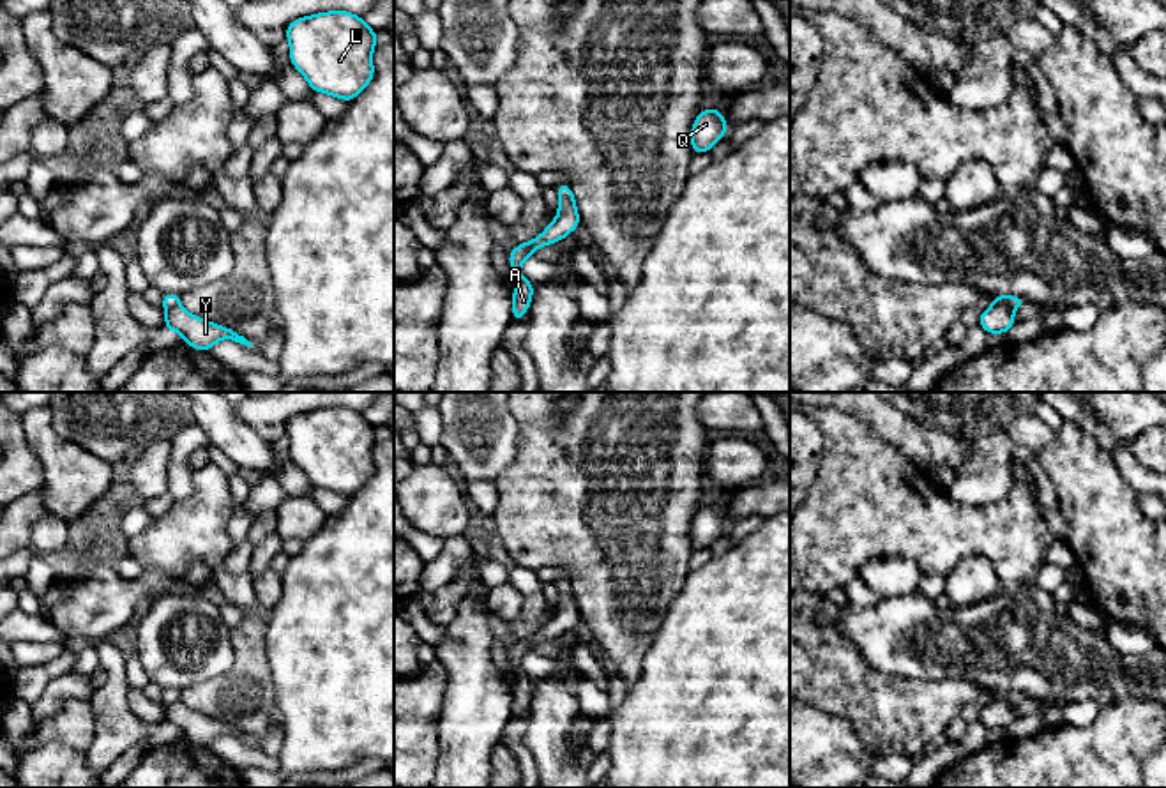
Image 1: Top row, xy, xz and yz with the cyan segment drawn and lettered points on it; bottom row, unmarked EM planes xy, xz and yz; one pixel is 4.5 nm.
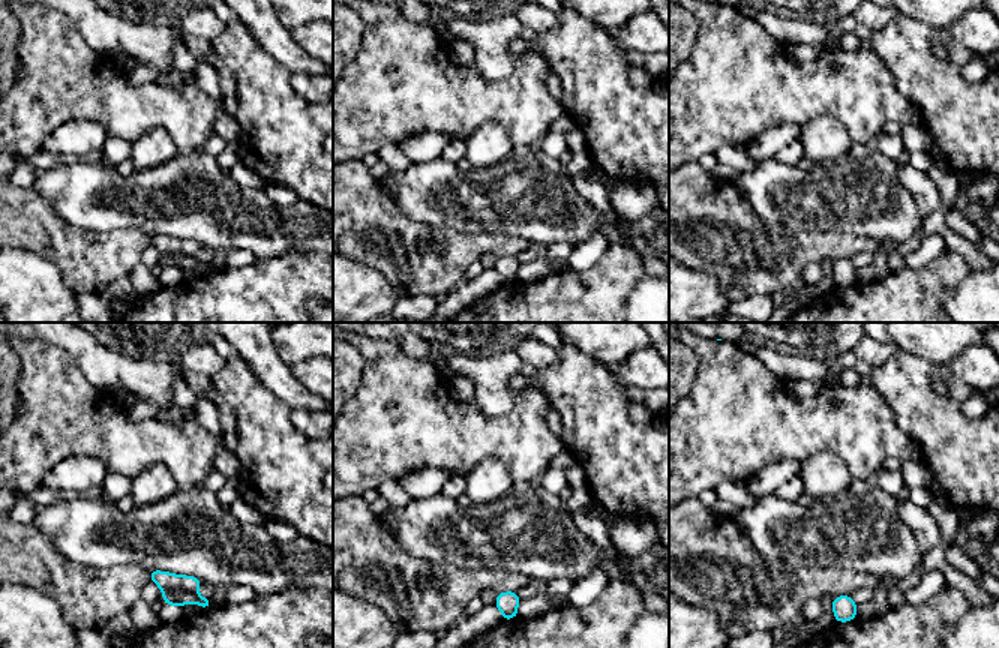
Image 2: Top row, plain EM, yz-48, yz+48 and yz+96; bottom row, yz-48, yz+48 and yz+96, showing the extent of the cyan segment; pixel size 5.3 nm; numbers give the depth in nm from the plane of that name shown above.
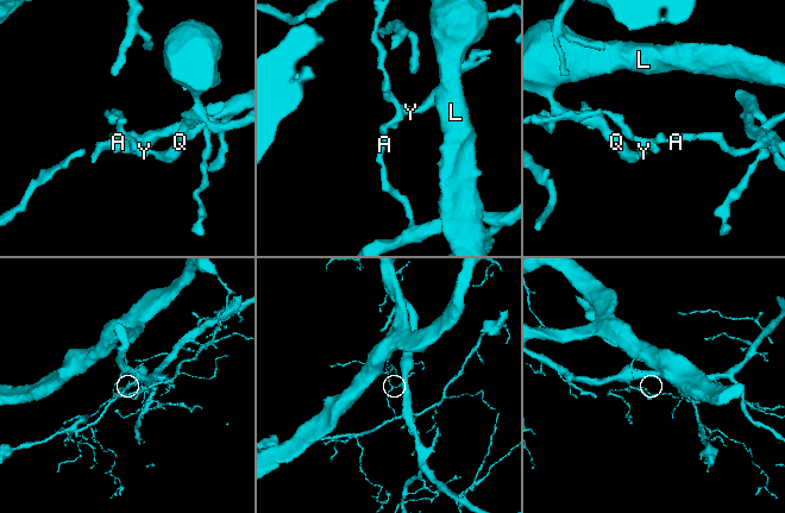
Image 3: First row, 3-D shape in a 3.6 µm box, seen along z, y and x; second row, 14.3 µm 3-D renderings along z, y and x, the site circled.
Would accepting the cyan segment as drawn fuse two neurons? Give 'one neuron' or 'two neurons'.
two neurons

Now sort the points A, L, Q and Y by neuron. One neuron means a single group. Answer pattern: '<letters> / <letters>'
A / L Q Y

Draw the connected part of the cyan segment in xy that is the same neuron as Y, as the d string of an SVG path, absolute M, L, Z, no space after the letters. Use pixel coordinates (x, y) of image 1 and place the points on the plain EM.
M182 701L166 707L164 723L168 726L178 728L184 733L184 739L194 746L210 747L210 744L221 735L231 735L235 739L253 742L237 726L194 712Z

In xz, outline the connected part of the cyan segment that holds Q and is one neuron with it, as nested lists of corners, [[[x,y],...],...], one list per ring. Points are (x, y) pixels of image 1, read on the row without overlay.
[[[708,504],[700,507],[691,523],[693,549],[710,548],[726,532],[728,519],[723,507]]]

